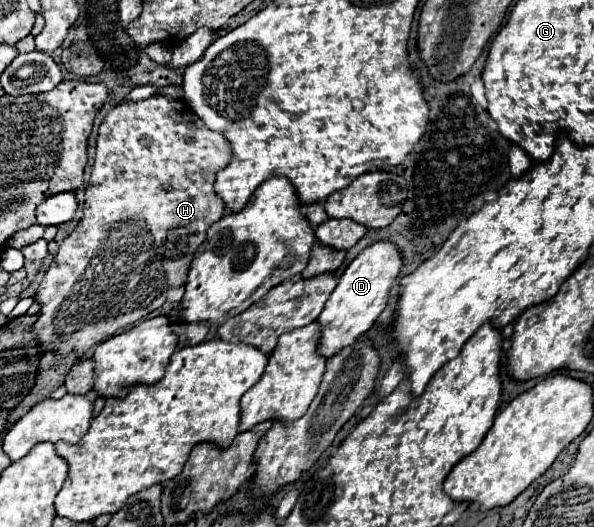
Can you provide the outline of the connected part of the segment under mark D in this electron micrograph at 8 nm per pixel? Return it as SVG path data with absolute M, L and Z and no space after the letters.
M376 242L350 262L346 272L338 278L338 286L330 294L322 314L318 316L320 356L332 358L338 350L354 344L362 334L366 334L372 328L380 312L386 308L390 288L398 278L400 268L402 268L402 254L398 254L398 248L394 248L390 242Z

